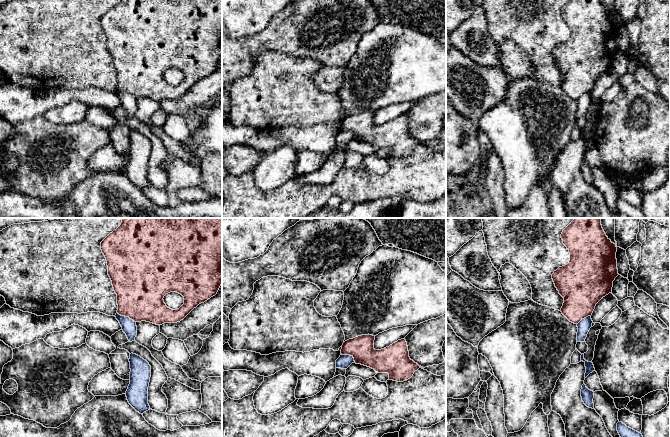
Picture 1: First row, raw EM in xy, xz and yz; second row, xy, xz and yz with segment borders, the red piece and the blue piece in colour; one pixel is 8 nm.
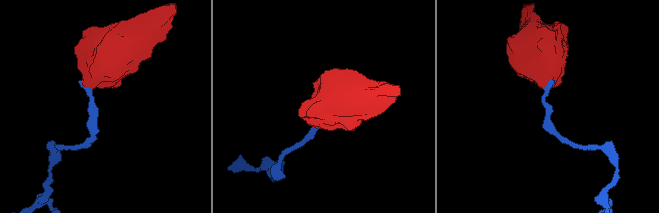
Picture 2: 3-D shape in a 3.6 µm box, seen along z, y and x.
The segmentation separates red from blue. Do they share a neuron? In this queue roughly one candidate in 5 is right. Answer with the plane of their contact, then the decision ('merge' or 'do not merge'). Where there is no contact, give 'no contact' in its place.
xy | do not merge

